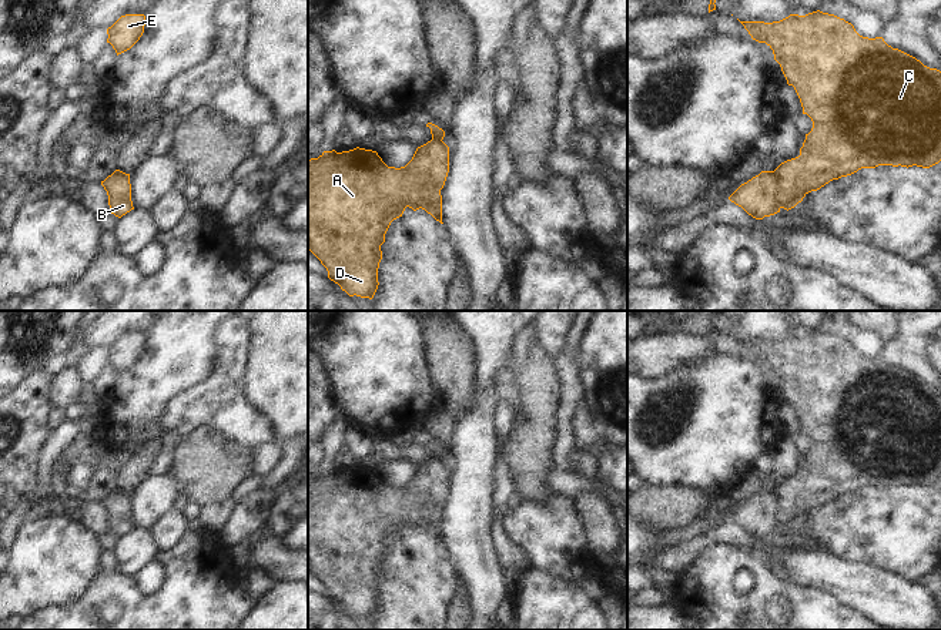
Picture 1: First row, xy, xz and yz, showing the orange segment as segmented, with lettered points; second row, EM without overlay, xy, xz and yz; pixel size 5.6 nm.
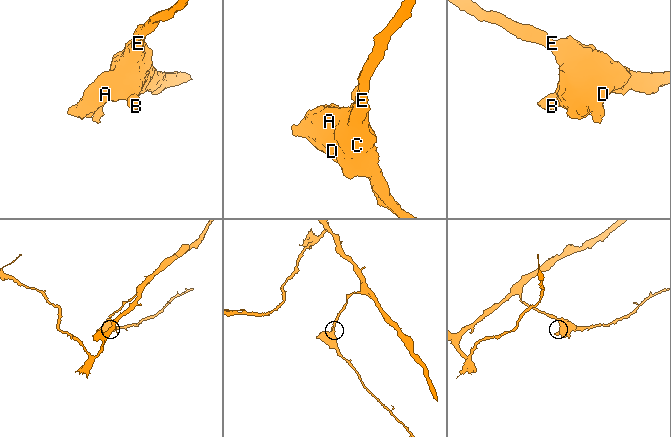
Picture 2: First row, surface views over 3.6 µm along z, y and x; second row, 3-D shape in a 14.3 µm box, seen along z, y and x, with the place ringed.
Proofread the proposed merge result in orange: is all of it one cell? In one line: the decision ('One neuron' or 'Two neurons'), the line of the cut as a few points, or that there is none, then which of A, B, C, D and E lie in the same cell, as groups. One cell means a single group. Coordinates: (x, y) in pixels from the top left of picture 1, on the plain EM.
Two neurons. Split along yz (772, 491), (777, 499), (777, 523), (780, 526). Groups: A C D E / B.

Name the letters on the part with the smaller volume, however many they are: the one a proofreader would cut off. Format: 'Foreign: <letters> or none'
Foreign: B.

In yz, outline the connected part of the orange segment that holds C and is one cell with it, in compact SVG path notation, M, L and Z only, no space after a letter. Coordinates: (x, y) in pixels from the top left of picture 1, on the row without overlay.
M820 329L806 335L790 334L773 341L740 341L753 359L766 362L780 383L788 405L793 405L803 433L813 440L800 475L781 482L773 492L778 500L777 522L791 529L803 517L833 499L851 495L861 487L878 485L930 487L941 480L941 391L924 385L915 376L888 365L883 356L860 355L854 345Z

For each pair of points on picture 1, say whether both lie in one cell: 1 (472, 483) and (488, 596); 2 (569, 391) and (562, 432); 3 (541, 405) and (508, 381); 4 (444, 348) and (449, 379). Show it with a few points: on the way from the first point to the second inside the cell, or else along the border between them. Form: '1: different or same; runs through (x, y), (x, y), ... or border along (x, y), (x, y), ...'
1: same; runs through (472, 512), (472, 556), (479, 567)
2: same; runs through (569, 401), (563, 411), (563, 422)
3: different; border along (506, 365), (516, 384), (519, 399), (516, 412)
4: same; runs through (449, 355), (449, 372)

